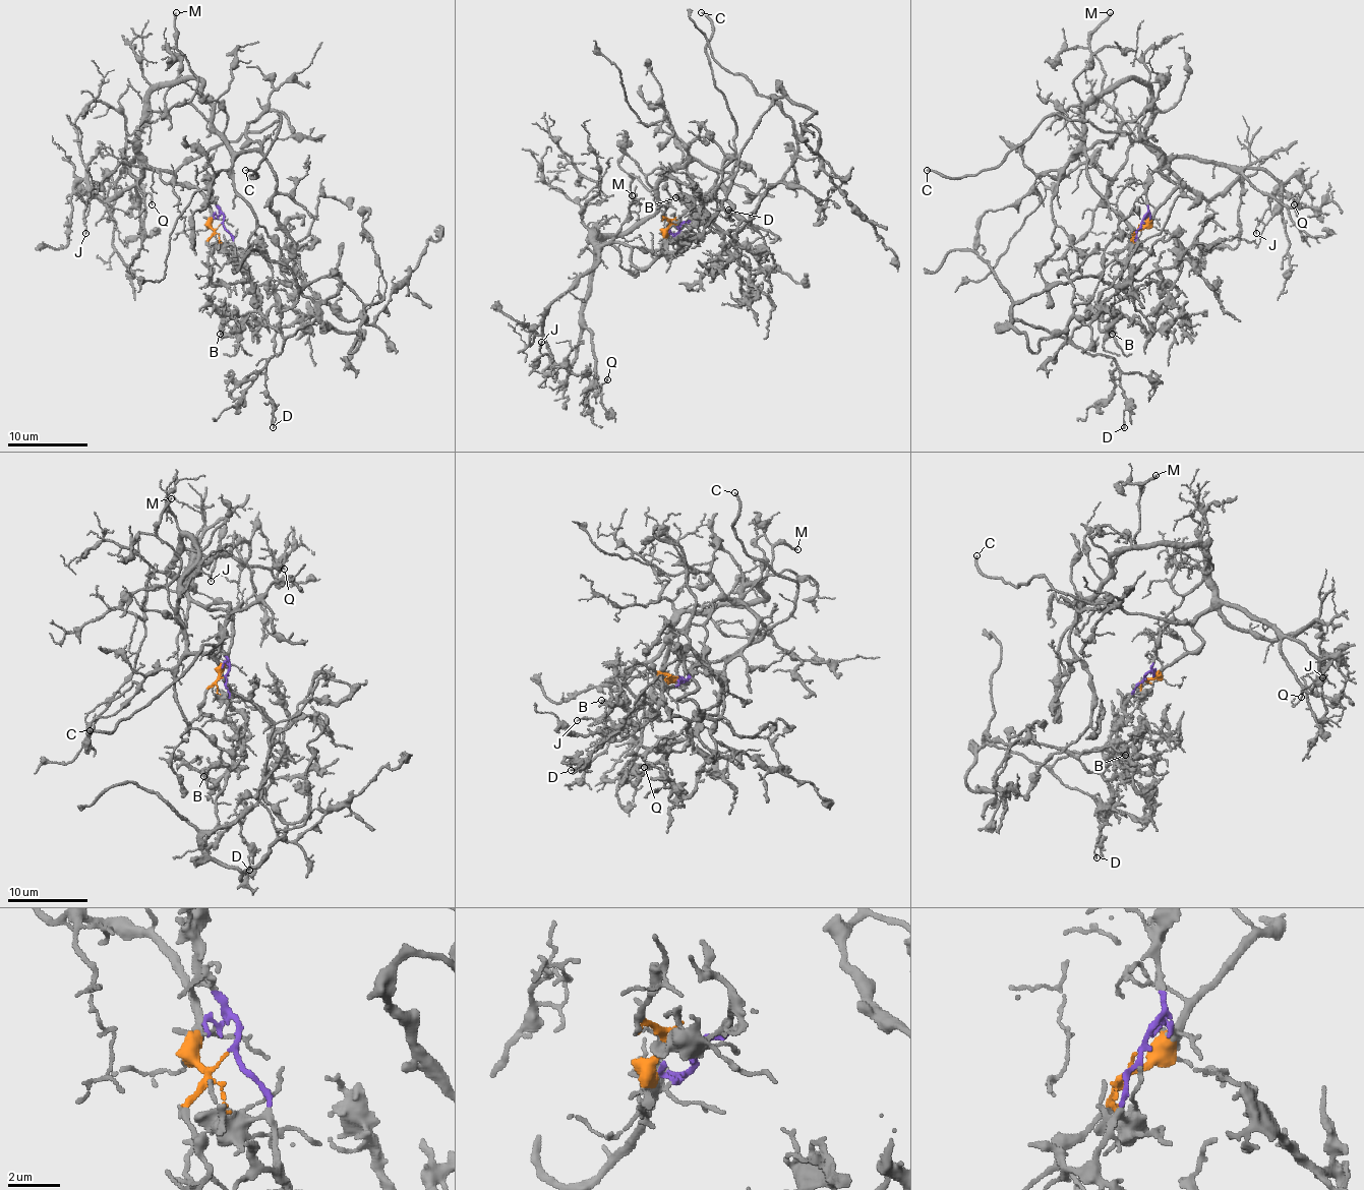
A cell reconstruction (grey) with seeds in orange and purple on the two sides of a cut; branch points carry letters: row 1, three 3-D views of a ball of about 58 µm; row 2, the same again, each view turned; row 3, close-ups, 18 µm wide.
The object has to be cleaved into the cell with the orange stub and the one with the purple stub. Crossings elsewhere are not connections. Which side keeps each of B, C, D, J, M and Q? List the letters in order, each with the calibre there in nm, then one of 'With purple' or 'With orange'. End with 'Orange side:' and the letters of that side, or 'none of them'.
B: Thickness 140 nm. With purple
C: Thickness 190 nm. With orange
D: Thickness 160 nm. With purple
J: Thickness 100 nm. With orange
M: Thickness 200 nm. With orange
Q: Thickness 140 nm. With orange
Orange side: C, J, M, Q

